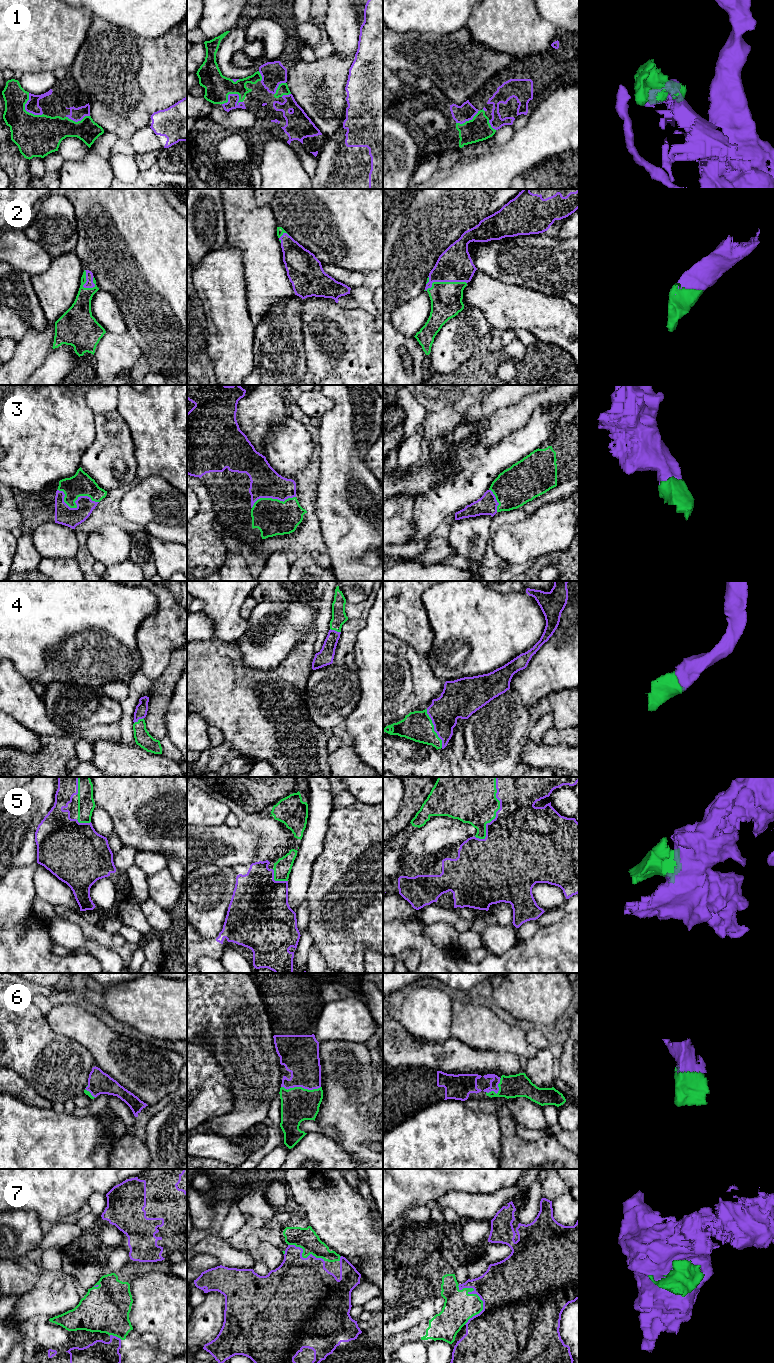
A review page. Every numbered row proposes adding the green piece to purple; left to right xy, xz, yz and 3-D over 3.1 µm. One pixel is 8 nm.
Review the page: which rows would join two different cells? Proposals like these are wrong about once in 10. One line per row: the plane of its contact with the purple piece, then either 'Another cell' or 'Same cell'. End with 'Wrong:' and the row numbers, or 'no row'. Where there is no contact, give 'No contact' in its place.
1: Touches purple in xz. Same cell
2: Touches purple in yz. Same cell
3: Touches purple in xy. Same cell
4: Touches purple in yz. Same cell
5: Touches purple in yz. Same cell
6: Touches purple in xz. Same cell
7: Touches purple in yz. Same cell
Wrong: no row

